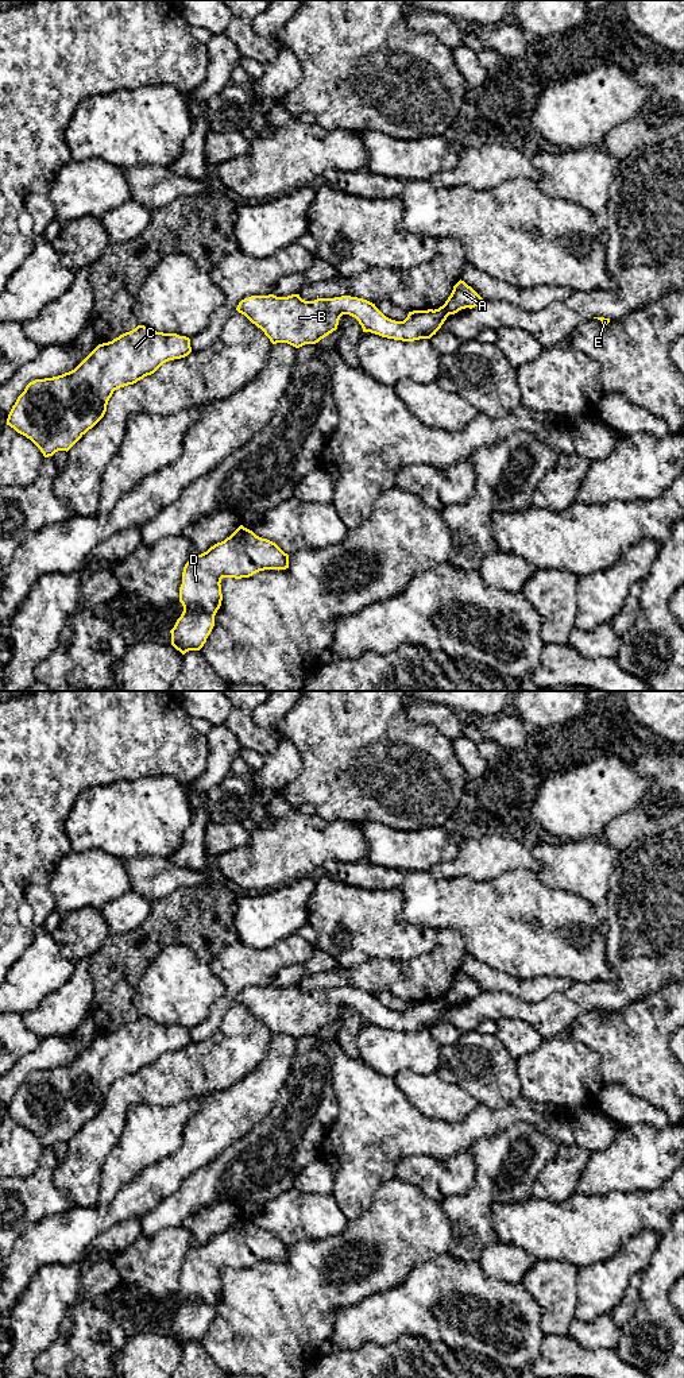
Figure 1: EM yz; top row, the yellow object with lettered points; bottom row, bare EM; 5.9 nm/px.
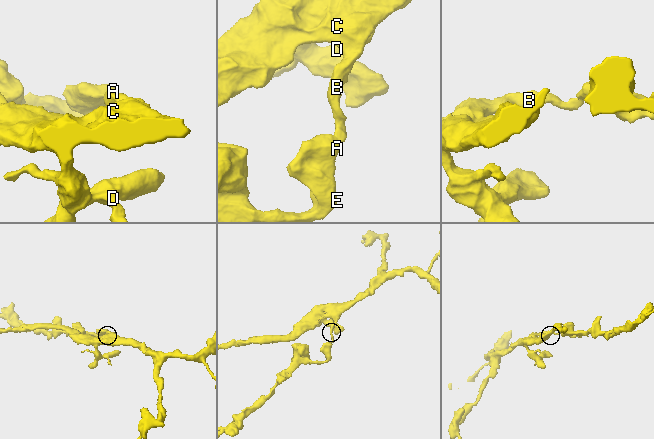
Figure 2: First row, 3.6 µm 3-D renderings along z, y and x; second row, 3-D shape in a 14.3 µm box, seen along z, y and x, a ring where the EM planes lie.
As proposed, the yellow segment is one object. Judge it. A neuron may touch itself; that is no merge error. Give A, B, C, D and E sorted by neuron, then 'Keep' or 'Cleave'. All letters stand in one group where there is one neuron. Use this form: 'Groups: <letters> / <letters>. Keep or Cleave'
Groups: A E / B C D. Cleave

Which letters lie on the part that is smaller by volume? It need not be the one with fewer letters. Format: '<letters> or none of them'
A, E

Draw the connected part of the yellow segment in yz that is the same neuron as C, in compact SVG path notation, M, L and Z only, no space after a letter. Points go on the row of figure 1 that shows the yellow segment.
M138 325L112 341L98 344L74 370L30 382L12 406L7 425L30 439L45 458L69 451L105 414L113 391L154 374L163 363L192 352L190 339Z

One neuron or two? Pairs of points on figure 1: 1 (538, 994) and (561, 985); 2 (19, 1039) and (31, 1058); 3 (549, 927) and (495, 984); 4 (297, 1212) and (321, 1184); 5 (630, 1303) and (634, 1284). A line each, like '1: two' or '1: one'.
1: one
2: two
3: two
4: two
5: one

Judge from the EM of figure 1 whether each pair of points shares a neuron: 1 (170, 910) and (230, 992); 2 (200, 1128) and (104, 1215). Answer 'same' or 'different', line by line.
1: different
2: same

